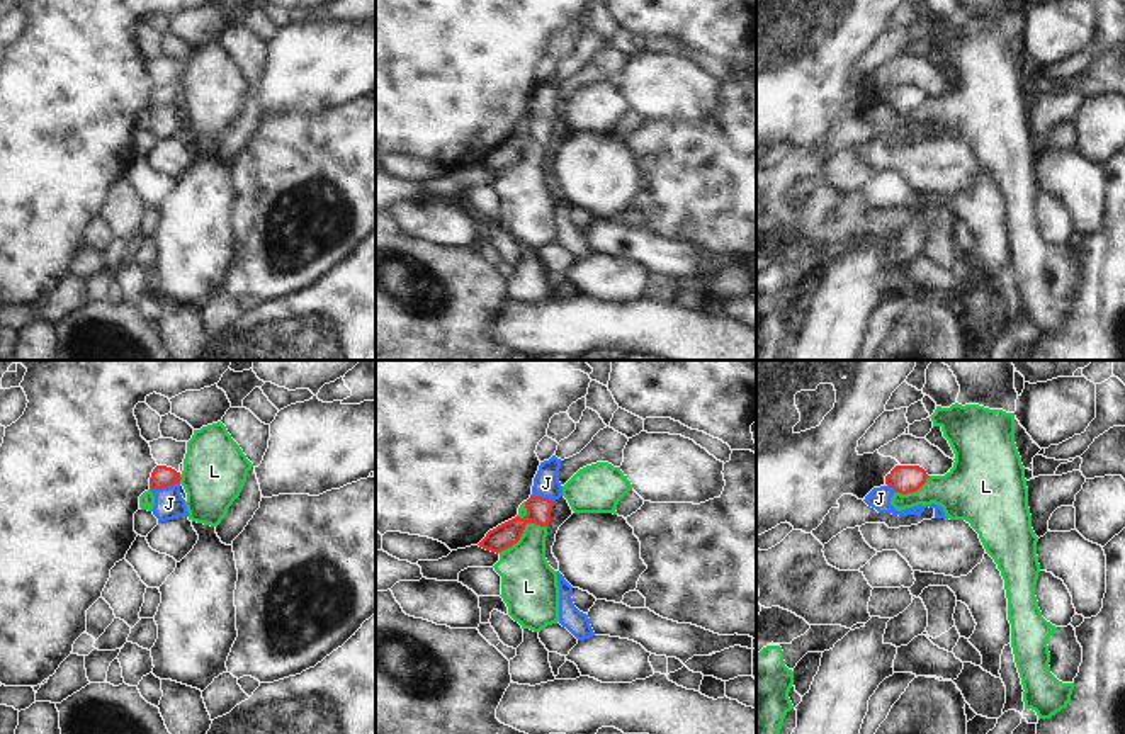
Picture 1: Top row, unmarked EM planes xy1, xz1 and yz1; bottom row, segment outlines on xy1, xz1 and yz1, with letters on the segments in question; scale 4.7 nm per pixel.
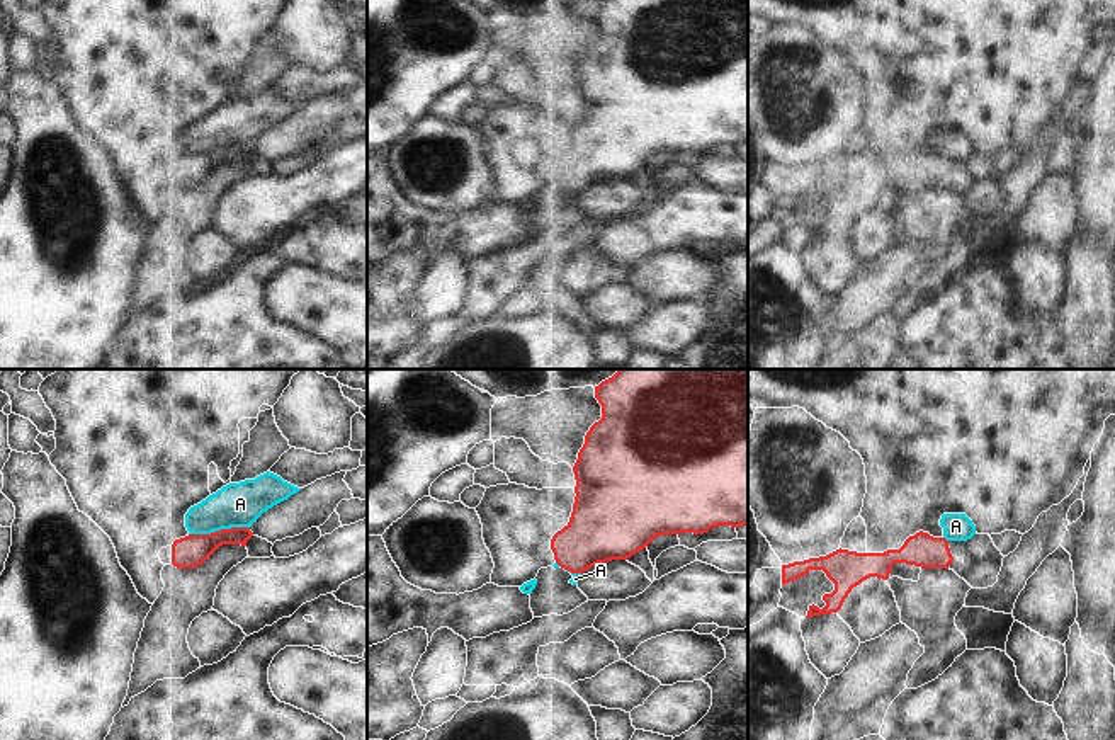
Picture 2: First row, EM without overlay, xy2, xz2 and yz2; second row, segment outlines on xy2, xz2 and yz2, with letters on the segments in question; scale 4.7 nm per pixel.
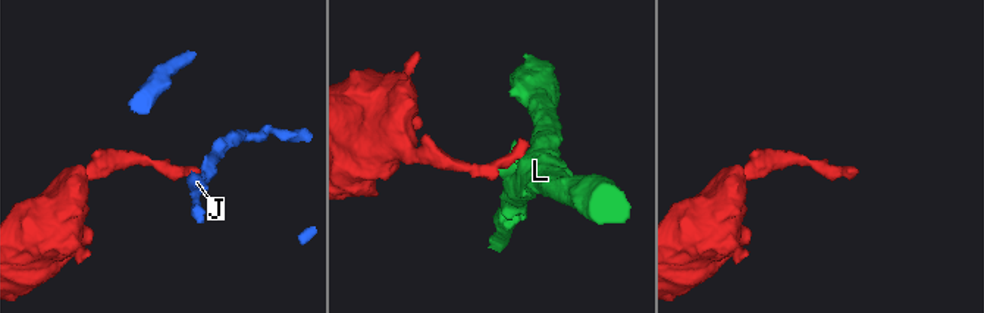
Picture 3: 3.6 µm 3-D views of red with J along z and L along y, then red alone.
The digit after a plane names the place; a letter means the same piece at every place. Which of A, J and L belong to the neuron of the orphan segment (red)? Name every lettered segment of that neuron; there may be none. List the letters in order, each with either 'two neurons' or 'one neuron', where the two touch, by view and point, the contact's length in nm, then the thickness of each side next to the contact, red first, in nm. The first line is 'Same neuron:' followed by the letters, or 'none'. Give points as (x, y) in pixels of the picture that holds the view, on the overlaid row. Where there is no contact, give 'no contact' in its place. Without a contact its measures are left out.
Same neuron: none
A: two neurons; meets red in xy2 at (218, 531); contact 300 nm long; 150 nm thick on the red side, 200 nm on the other
J: two neurons; meets red in xy1 at (163, 486); contact 150 nm long; 110 nm thick on the red side, 140 nm on the other
L: two neurons; meets red in xz1 at (522, 532); contact 280 nm long; 120 nm thick on the red side, 260 nm on the other

